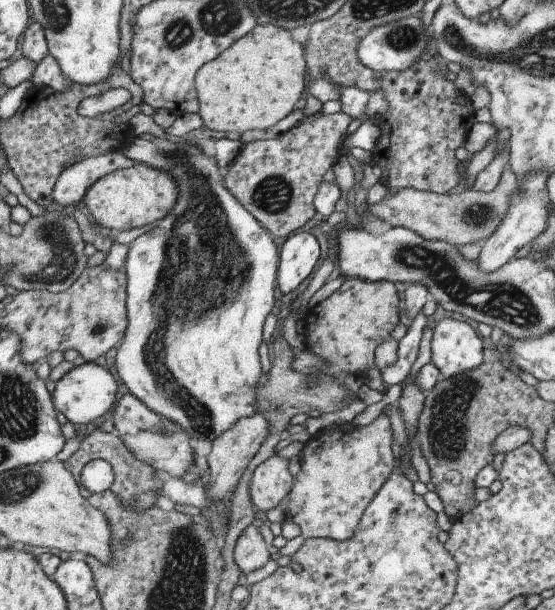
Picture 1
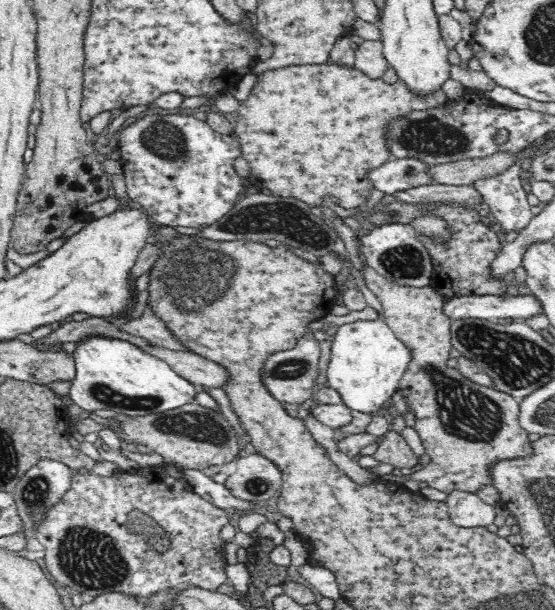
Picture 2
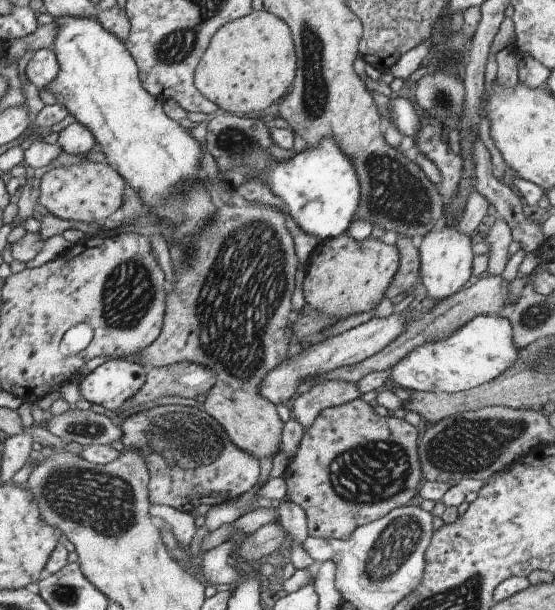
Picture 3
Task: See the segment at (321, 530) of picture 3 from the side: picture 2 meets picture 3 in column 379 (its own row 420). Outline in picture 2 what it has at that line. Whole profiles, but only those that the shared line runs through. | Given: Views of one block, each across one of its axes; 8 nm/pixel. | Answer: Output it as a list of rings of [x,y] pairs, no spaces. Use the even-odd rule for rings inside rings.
[[[366,266],[362,270],[367,288],[369,288],[380,300],[383,311],[382,319],[392,329],[396,336],[410,347],[412,352],[404,376],[400,382],[399,390],[404,400],[416,415],[414,428],[426,449],[426,453],[432,462],[428,466],[405,476],[388,474],[383,478],[390,484],[400,484],[413,481],[426,483],[430,488],[449,493],[452,490],[472,492],[478,490],[484,484],[492,484],[490,481],[490,464],[498,460],[510,460],[512,458],[524,458],[530,456],[532,443],[528,440],[528,433],[519,425],[519,400],[513,396],[500,392],[493,387],[482,386],[462,376],[455,368],[446,367],[446,360],[450,358],[448,351],[451,344],[451,323],[454,321],[444,313],[444,302],[438,292],[432,286],[410,287],[400,286],[388,282],[373,268]]]

